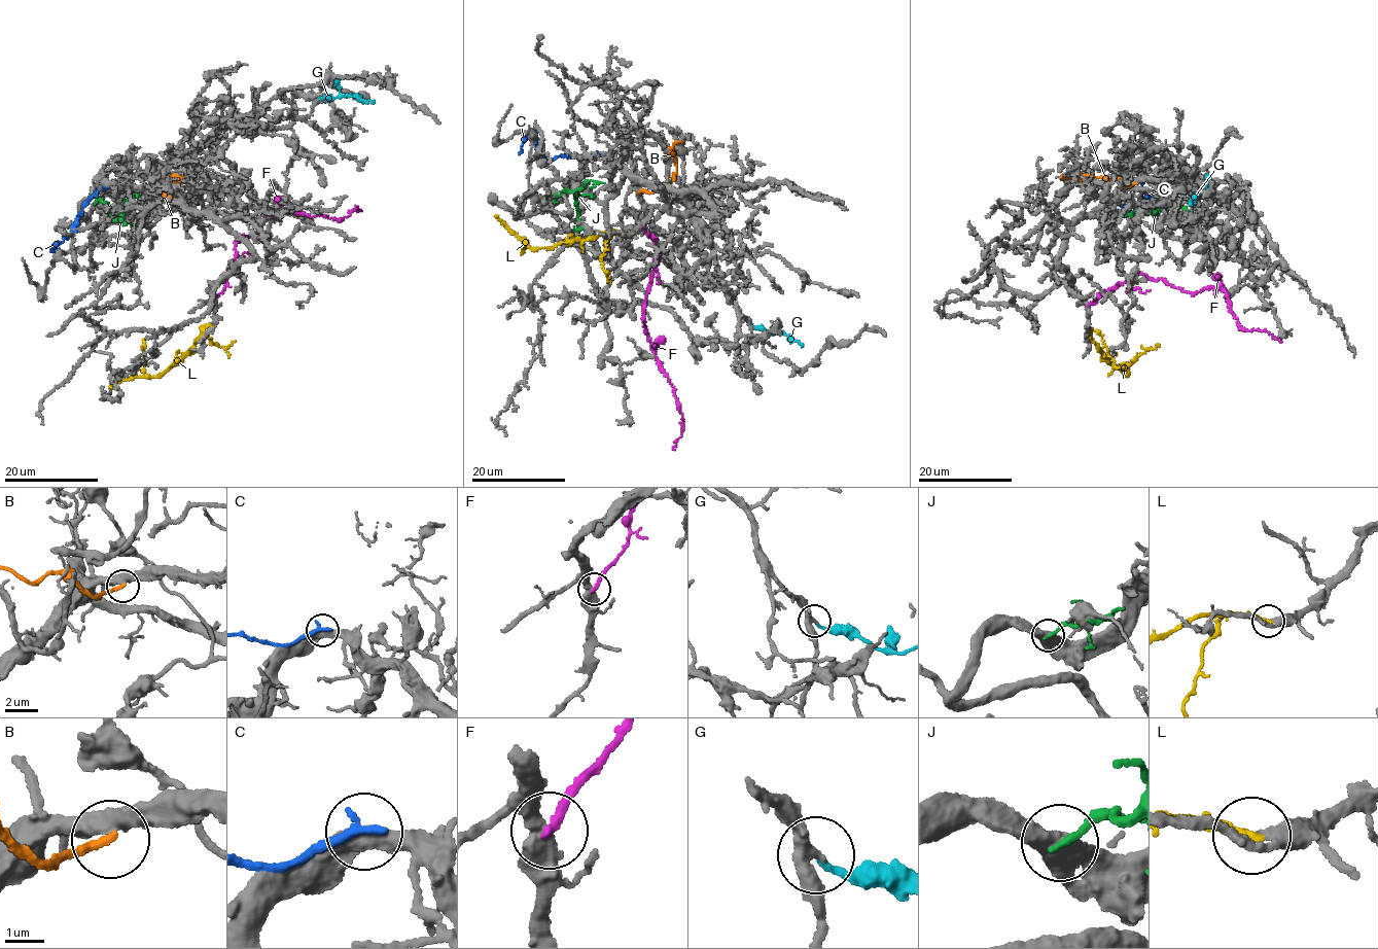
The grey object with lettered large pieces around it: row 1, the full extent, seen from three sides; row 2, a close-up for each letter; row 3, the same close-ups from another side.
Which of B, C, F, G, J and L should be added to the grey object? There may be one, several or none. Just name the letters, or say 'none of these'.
L

